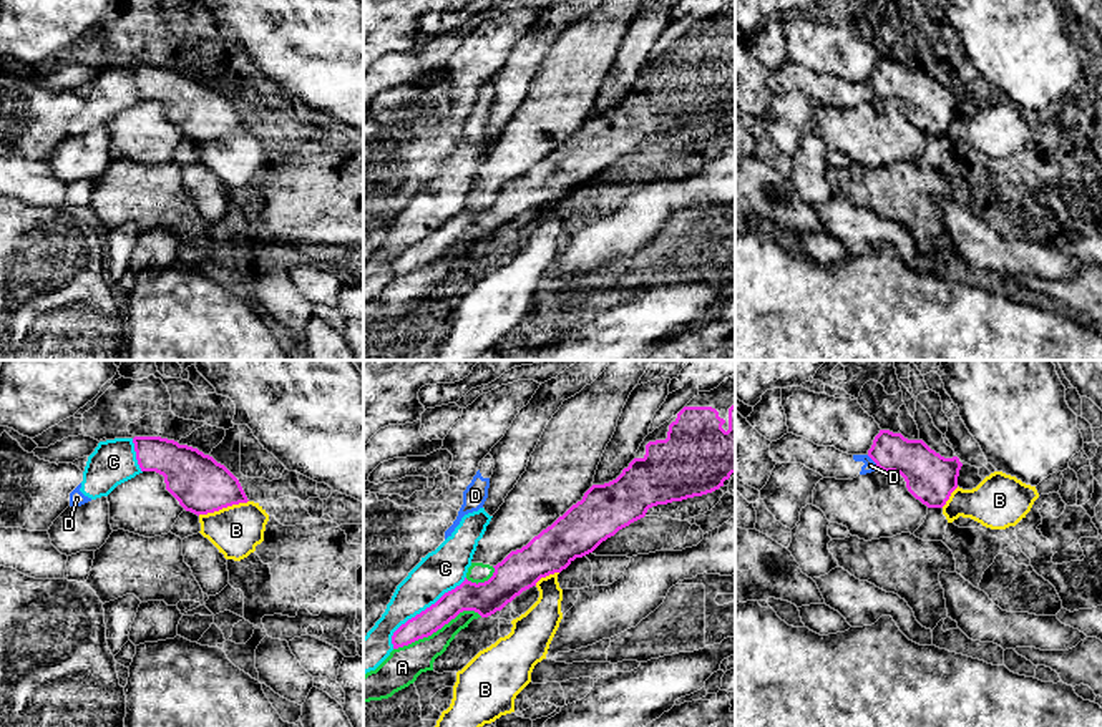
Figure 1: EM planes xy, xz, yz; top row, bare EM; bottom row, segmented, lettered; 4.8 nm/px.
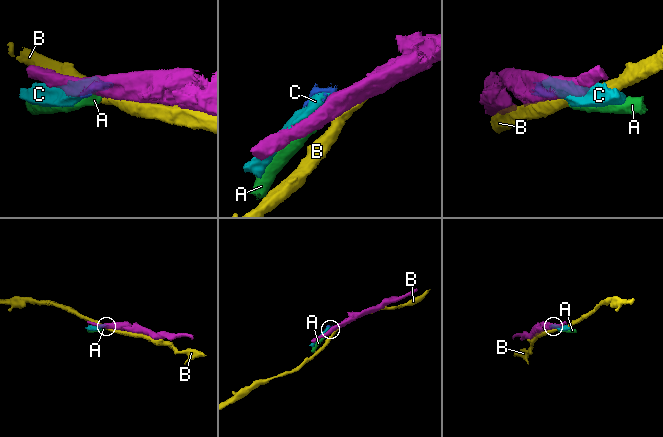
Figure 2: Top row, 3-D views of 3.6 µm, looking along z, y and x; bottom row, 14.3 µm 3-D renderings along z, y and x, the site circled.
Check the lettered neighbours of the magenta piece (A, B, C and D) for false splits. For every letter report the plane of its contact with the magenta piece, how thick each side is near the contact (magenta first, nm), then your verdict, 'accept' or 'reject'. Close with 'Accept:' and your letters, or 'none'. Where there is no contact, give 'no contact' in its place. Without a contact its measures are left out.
A: xz | 140/170 nm | reject
B: xy | 280/240 nm | reject
C: xz | 140/200 nm | reject
D: yz | 200/60 nm | reject
Accept: none

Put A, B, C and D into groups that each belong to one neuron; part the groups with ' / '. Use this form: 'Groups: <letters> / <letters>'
Groups: A / B / C D

